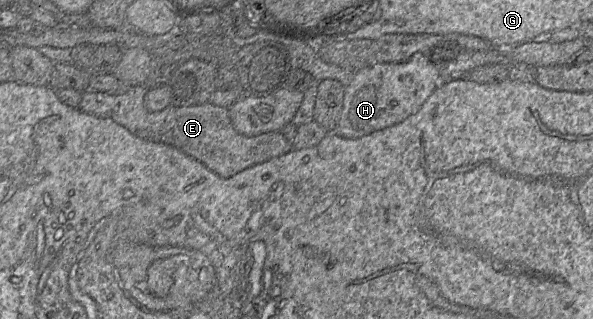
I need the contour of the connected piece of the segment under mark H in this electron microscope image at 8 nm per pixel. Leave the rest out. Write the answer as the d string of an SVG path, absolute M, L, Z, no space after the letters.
M416 52L405 62L365 67L344 89L342 112L334 132L355 139L398 124L417 113L439 84L439 69L428 53Z

